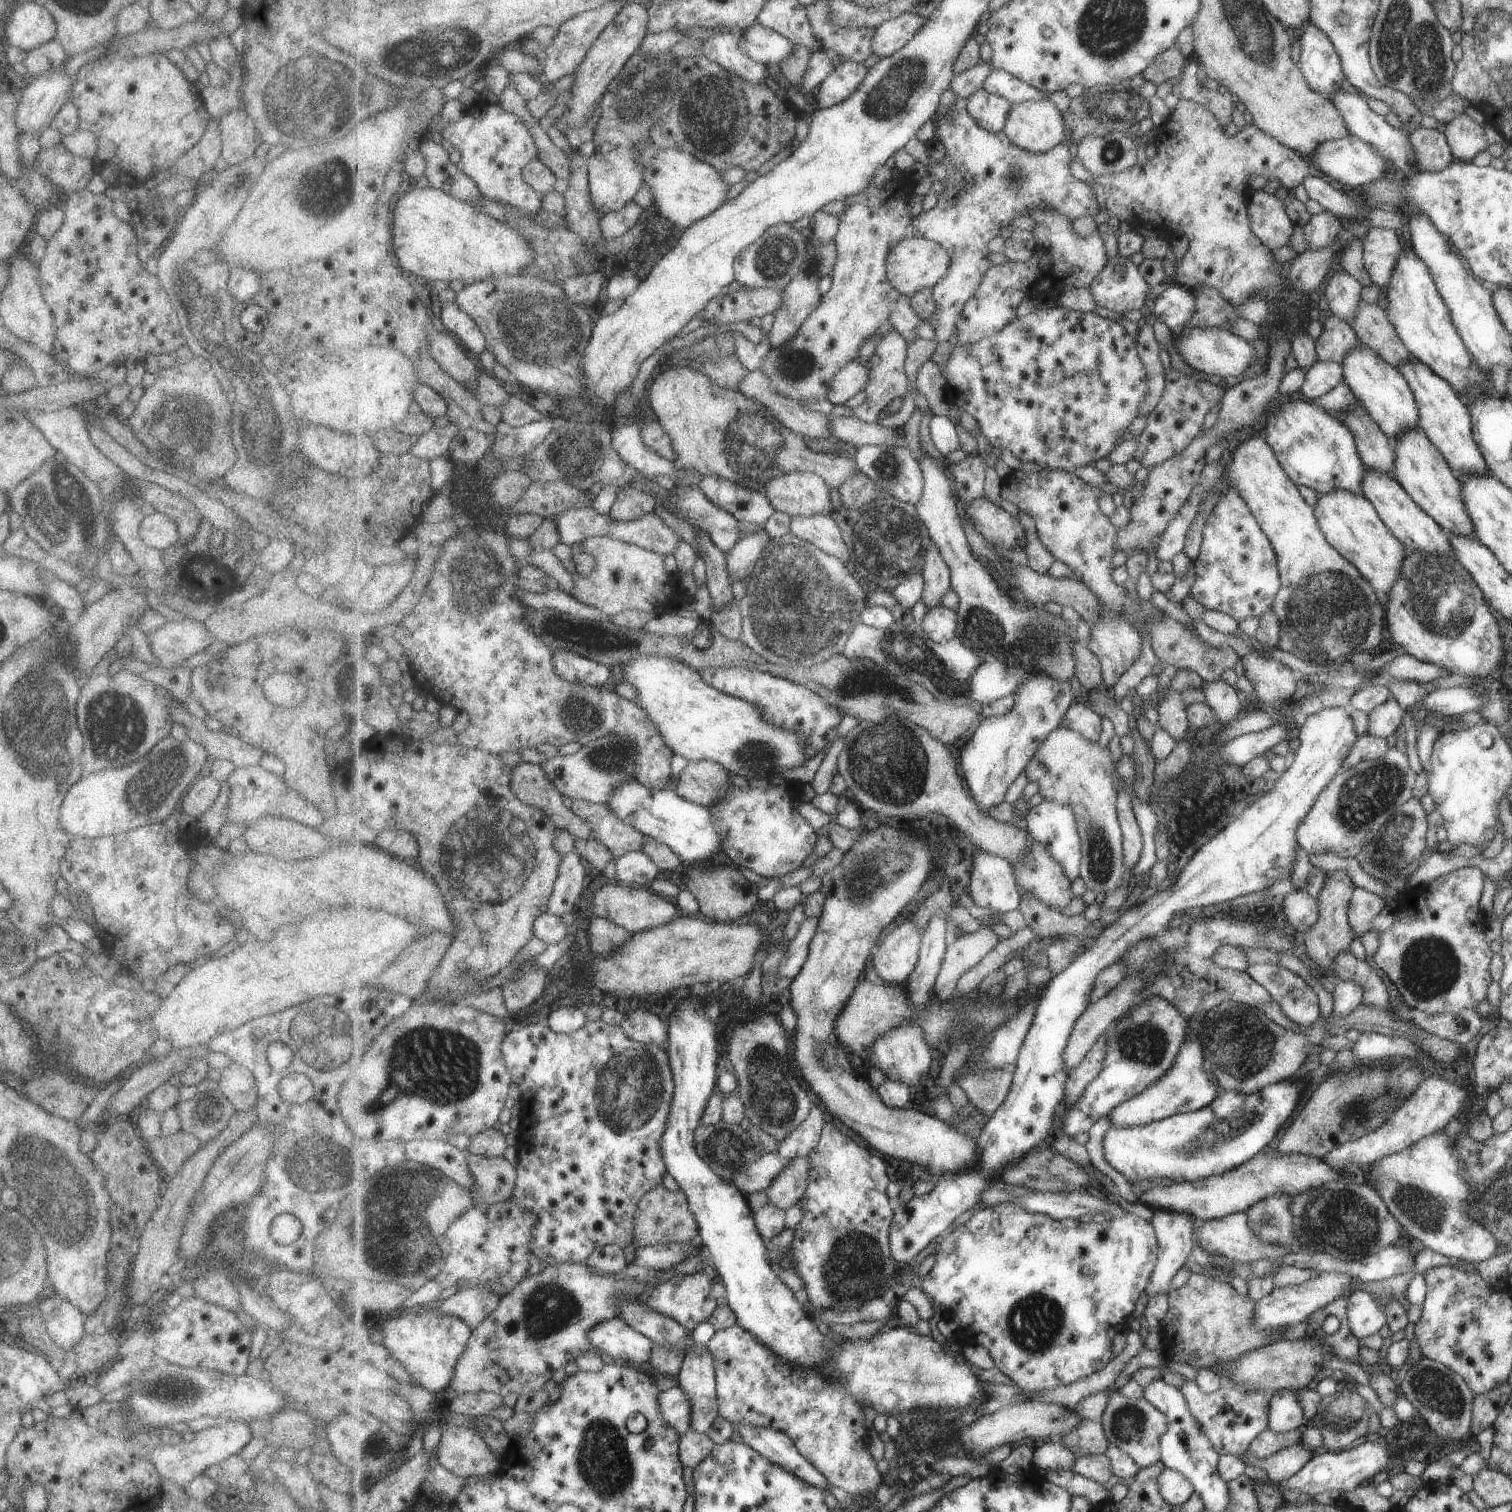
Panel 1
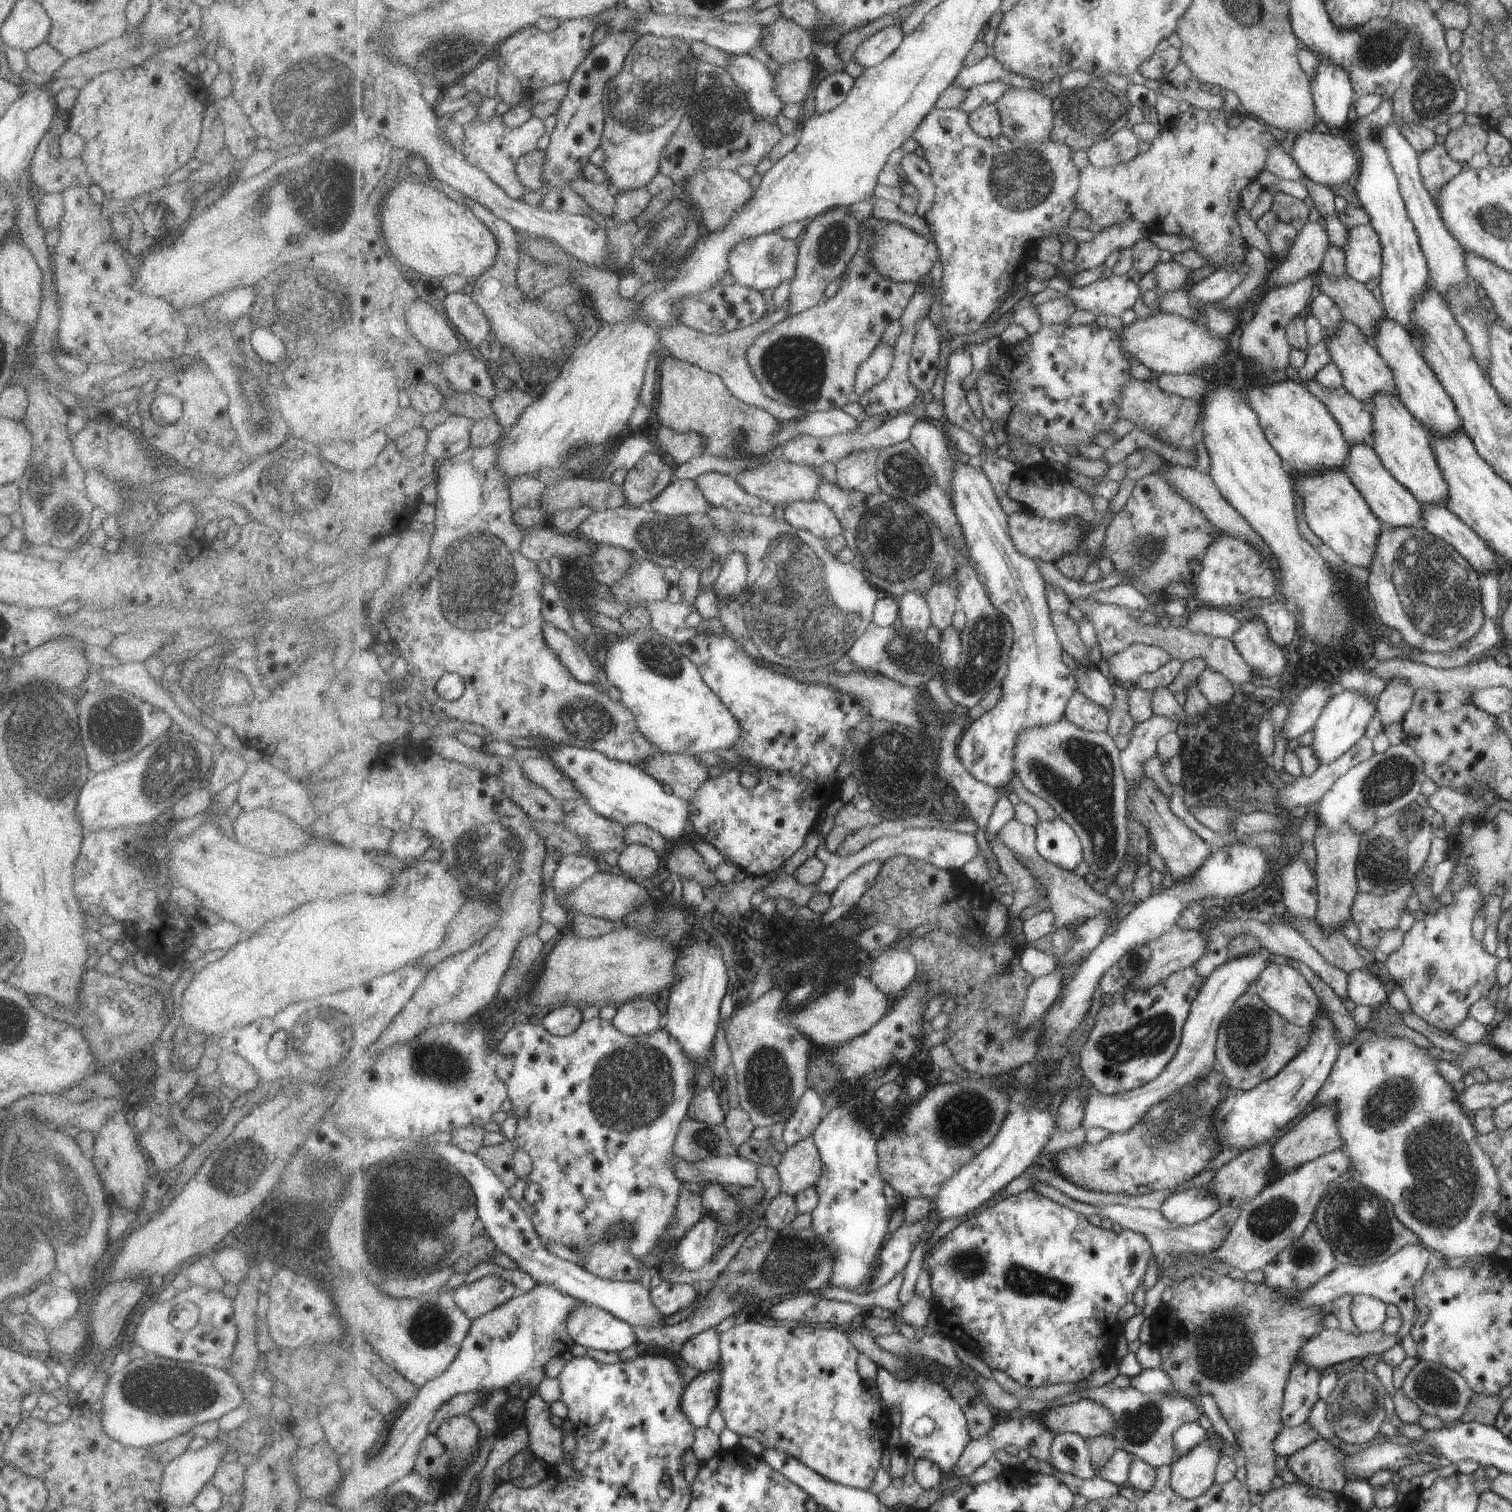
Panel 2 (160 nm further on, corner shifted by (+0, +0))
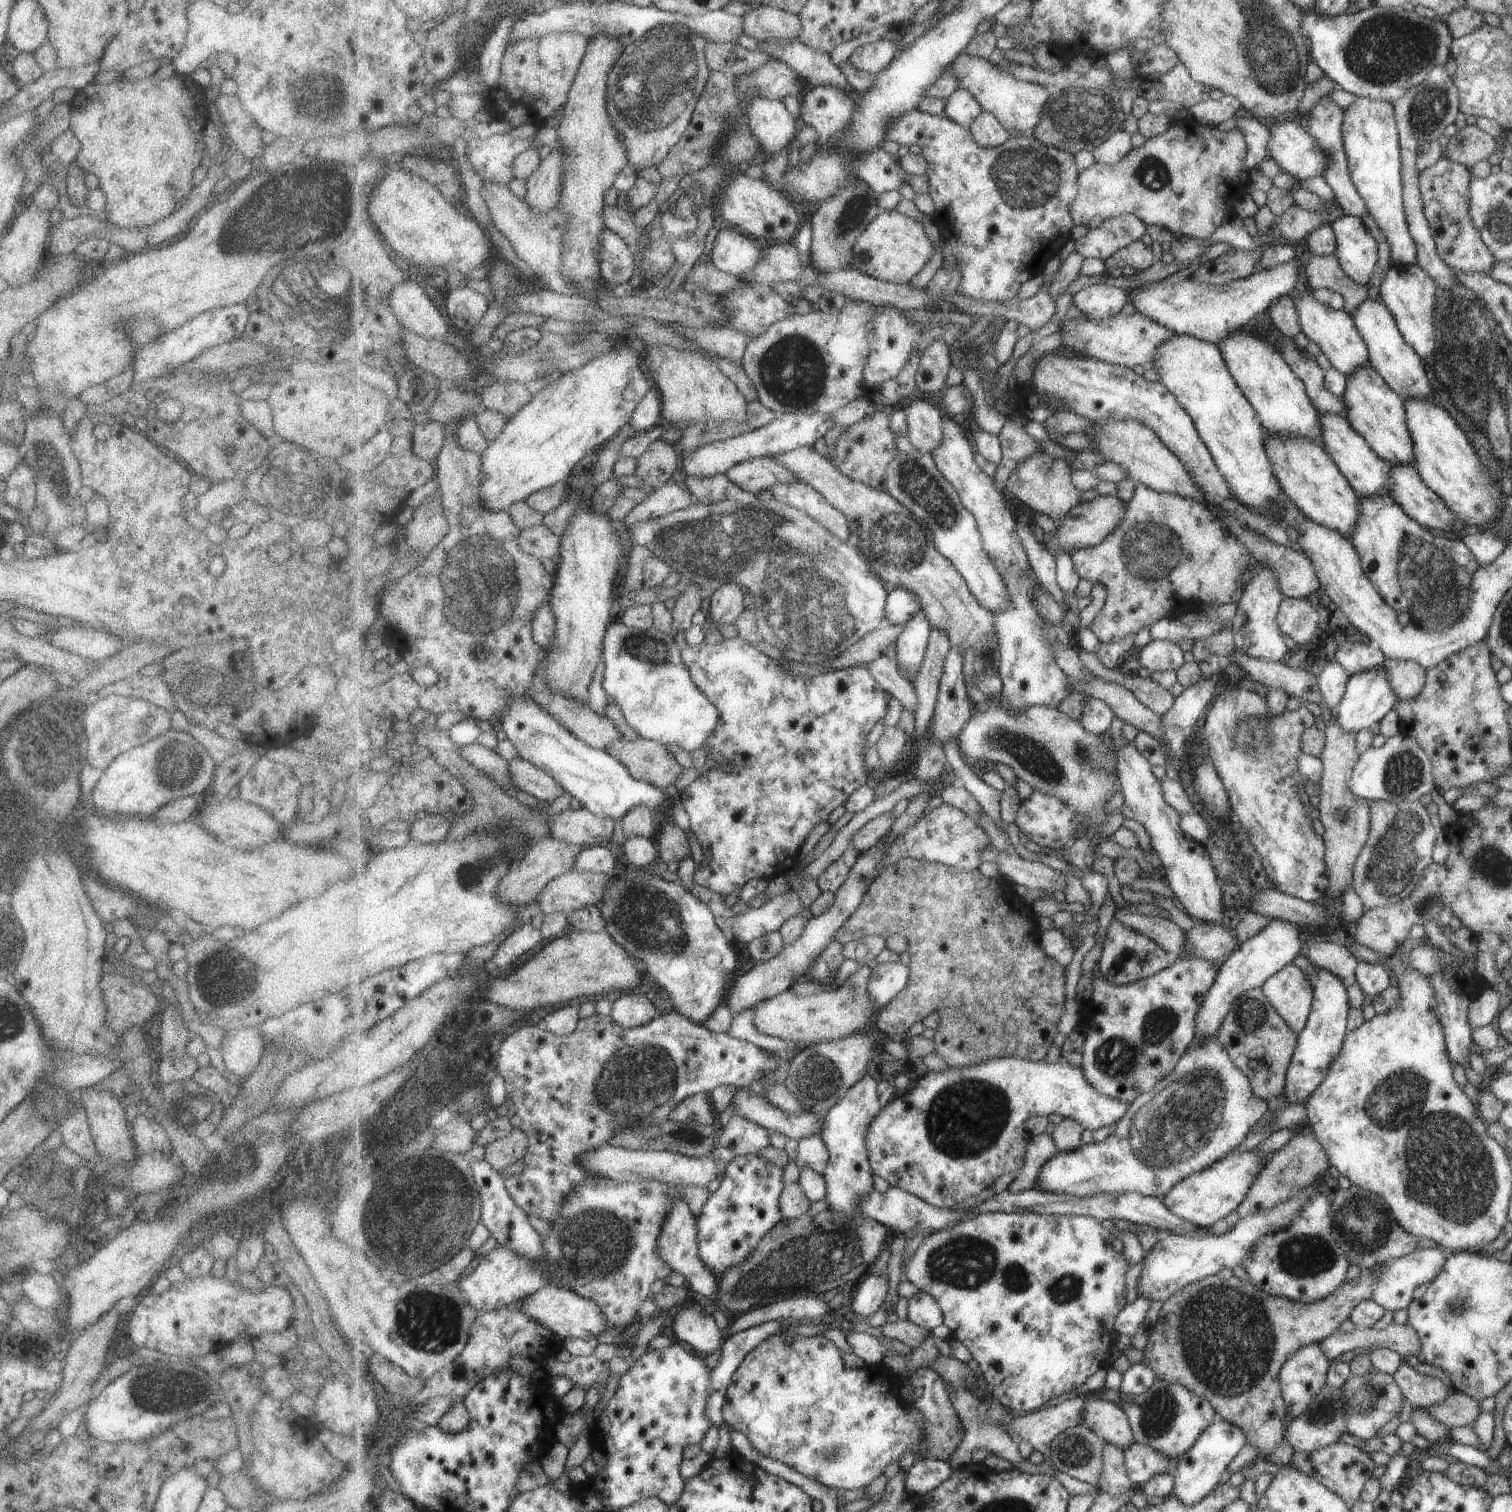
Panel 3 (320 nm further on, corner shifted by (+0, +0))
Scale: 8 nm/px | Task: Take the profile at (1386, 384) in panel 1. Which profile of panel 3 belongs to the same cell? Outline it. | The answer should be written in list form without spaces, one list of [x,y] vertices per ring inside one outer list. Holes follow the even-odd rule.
[[[1302,284],[1293,294],[1302,333],[1320,347],[1322,354],[1330,360],[1331,367],[1348,378],[1348,376],[1352,376],[1354,370],[1360,370],[1360,366],[1371,364],[1369,346],[1366,345],[1365,338],[1361,336],[1356,322],[1349,313],[1342,309],[1330,308],[1326,304],[1321,304],[1320,301],[1316,301],[1311,290],[1309,286]]]

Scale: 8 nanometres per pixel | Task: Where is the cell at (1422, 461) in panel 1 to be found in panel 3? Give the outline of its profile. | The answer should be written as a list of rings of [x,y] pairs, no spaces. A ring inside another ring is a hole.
[[[1371,365],[1360,366],[1360,370],[1354,370],[1352,376],[1347,378],[1343,398],[1348,408],[1347,420],[1378,457],[1392,466],[1400,466],[1400,464],[1416,466],[1417,452],[1413,433],[1409,428],[1405,400],[1386,384],[1385,378],[1380,373]]]

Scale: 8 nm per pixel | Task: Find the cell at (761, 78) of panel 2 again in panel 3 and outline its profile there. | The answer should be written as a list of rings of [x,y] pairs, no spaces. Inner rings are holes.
[[[756,96],[747,106],[754,136],[762,140],[764,154],[762,160],[774,158],[776,154],[784,152],[798,136],[802,125],[785,100],[771,100],[766,96]]]

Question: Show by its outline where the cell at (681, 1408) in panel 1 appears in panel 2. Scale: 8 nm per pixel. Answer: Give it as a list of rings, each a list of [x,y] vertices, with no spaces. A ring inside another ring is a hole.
[[[720,1363],[712,1371],[700,1373],[687,1388],[683,1407],[698,1428],[709,1426],[712,1413],[719,1406],[724,1368],[725,1364]]]

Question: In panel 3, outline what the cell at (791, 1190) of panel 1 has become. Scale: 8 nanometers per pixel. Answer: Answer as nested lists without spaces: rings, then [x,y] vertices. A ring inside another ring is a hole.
[[[814,1134],[814,1136],[802,1138],[799,1141],[795,1163],[801,1172],[804,1172],[804,1168],[812,1168],[812,1170],[824,1175],[826,1168],[830,1166],[830,1158],[830,1148],[820,1134]]]

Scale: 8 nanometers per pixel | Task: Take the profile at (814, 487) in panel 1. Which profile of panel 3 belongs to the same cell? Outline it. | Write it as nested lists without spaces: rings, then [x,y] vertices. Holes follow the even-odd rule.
[[[775,457],[752,458],[728,473],[732,481],[740,488],[758,495],[762,491],[773,490],[778,484],[794,484],[800,482],[798,474],[792,472]]]

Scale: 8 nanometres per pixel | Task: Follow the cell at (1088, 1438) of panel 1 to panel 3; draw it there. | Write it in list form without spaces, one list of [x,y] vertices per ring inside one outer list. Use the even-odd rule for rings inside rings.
[[[1107,1442],[1104,1450],[1104,1470],[1102,1470],[1101,1488],[1114,1496],[1122,1496],[1136,1490],[1126,1470],[1126,1451],[1116,1444]]]

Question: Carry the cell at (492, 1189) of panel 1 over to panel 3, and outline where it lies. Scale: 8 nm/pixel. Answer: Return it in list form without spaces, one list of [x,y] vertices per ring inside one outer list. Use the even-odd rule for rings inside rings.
[[[516,1127],[510,1136],[490,1144],[485,1158],[496,1170],[502,1172],[507,1167],[523,1160],[527,1156],[529,1147],[528,1134]]]

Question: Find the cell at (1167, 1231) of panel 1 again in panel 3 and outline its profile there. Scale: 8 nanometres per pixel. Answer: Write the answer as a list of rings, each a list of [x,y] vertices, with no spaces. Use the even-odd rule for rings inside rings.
[[[1234,1149],[1224,1159],[1212,1164],[1205,1171],[1198,1172],[1174,1184],[1174,1187],[1162,1200],[1174,1216],[1192,1222],[1198,1227],[1212,1226],[1237,1208],[1248,1198],[1250,1188],[1266,1167],[1266,1158],[1258,1156],[1256,1150]]]

